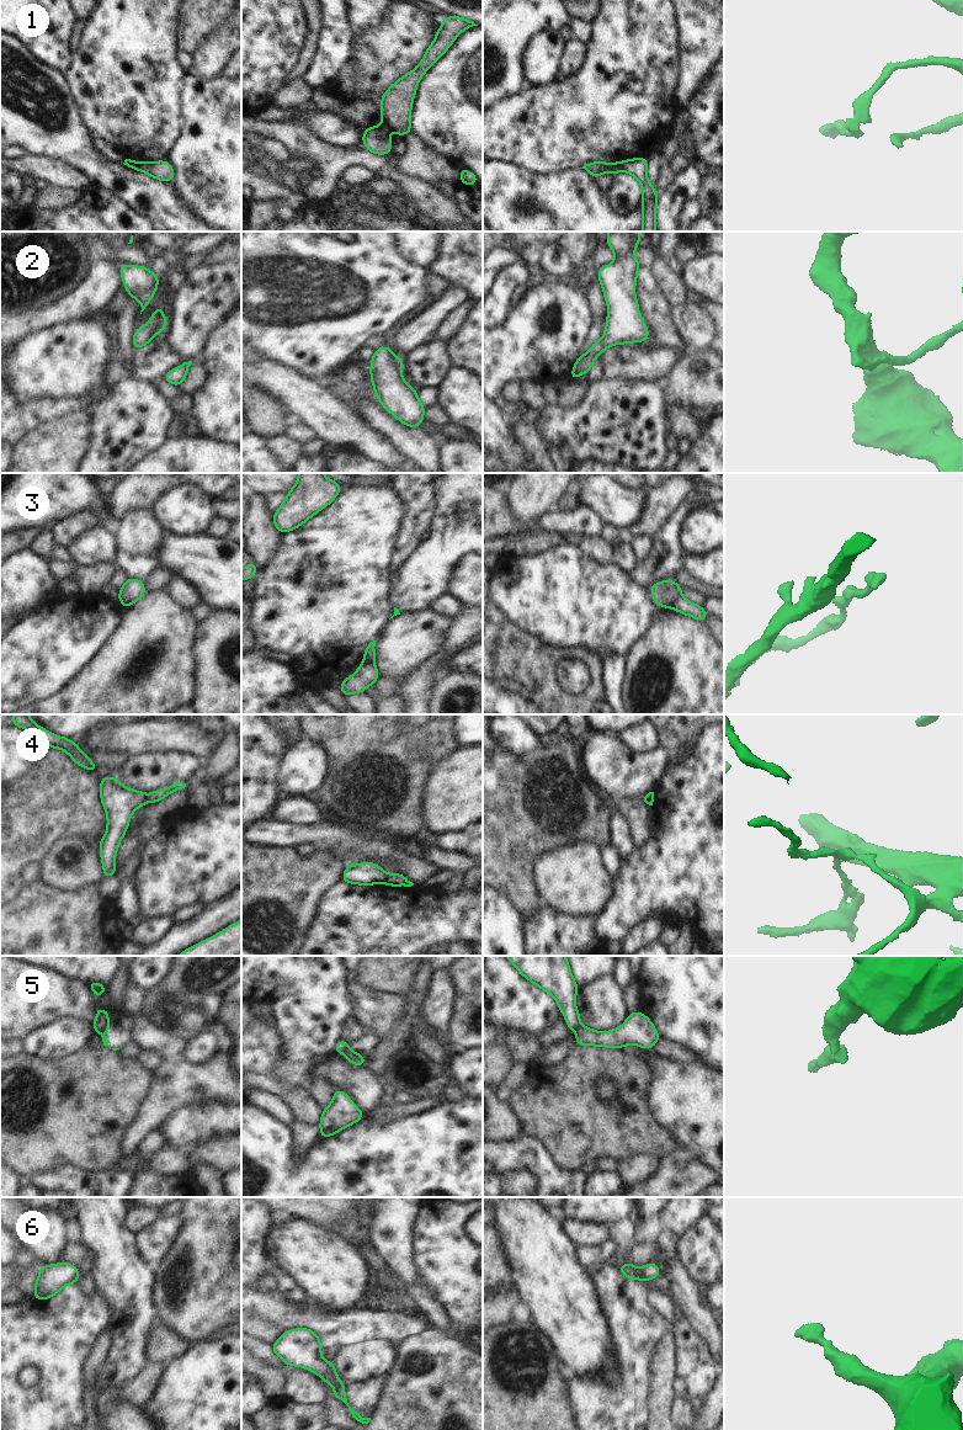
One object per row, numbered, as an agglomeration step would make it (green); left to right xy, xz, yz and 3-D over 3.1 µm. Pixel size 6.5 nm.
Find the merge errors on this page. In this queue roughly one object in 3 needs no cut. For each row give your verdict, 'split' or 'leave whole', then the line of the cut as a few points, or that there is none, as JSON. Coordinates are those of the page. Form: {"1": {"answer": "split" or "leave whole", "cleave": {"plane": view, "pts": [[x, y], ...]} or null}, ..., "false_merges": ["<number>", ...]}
{"1": {"answer": "split", "cleave": {"plane": "yz", "pts": [[621, 161], [623, 170]]}}, "2": {"answer": "leave whole", "cleave": null}, "3": {"answer": "split", "cleave": {"plane": "yz", "pts": [[680, 595], [671, 606]]}}, "4": {"answer": "split", "cleave": {"plane": "xz", "pts": [[388, 876], [384, 882]]}}, "5": {"answer": "split", "cleave": {"plane": "xy", "pts": [[107, 1021], [99, 1031]]}}, "6": {"answer": "leave whole", "cleave": null}, "false_merges": ["1", "3", "4", "5"]}

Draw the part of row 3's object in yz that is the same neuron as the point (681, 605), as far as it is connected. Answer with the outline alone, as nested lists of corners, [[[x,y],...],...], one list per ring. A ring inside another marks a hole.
[[[680,596],[674,604],[672,608],[680,613],[693,617],[701,622],[706,622],[707,610]]]

